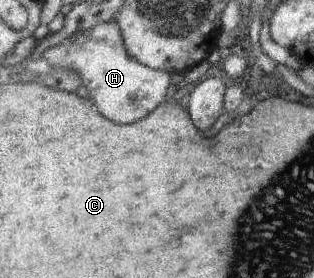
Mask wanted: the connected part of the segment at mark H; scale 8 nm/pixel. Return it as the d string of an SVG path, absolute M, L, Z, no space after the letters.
M116 20L99 24L89 32L77 33L64 44L50 47L44 51L44 58L52 66L63 66L65 71L75 72L101 115L115 123L130 124L143 119L167 101L173 91L167 72L141 65L129 55Z

